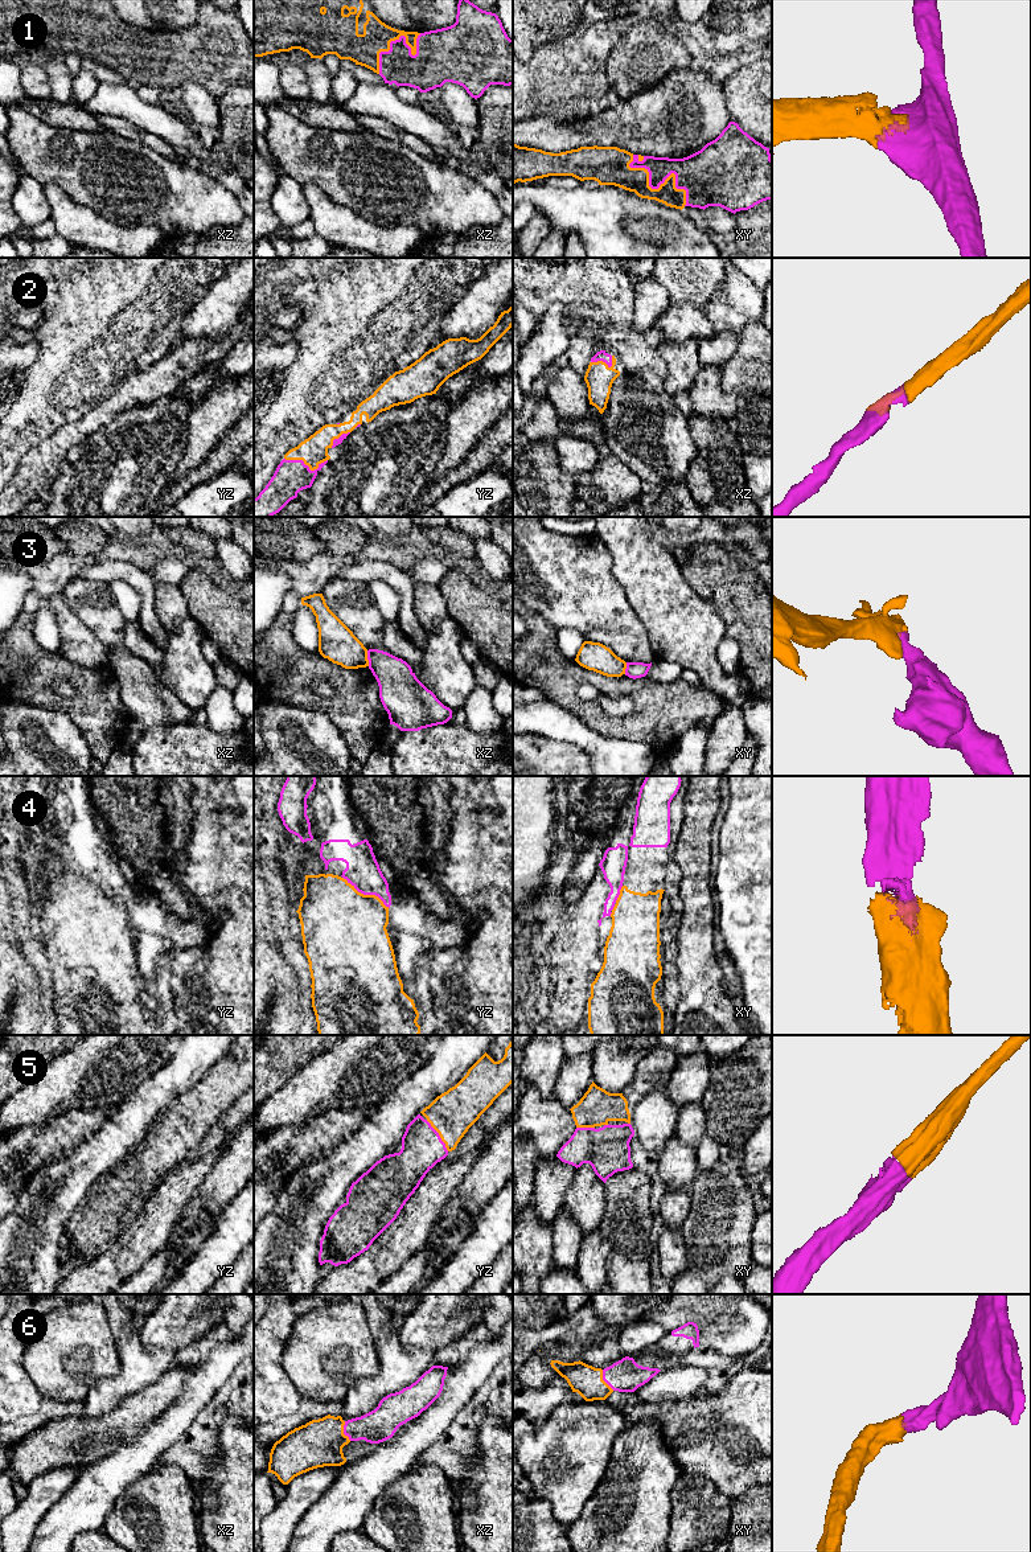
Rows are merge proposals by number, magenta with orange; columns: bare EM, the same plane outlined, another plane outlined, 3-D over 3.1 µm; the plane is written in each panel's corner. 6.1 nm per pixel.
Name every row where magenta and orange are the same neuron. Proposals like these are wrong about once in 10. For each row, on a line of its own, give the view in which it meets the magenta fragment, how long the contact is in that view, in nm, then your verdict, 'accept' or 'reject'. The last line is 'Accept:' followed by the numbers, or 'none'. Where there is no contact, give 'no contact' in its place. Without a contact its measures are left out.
1: contact in xy; length 440 nm; accept
2: contact in yz; length 260 nm; accept
3: contact in xz; length 100 nm; reject
4: contact in yz; length 340 nm; accept
5: contact in yz; length 240 nm; accept
6: contact in xz; length 130 nm; accept
Accept: 1, 2, 4, 5, 6

